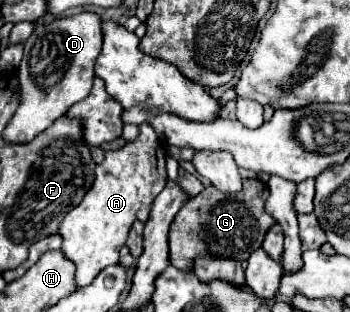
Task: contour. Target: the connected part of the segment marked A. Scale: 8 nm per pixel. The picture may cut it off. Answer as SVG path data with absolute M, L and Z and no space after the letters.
M149 123L139 125L139 137L121 149L105 151L103 163L95 167L95 183L85 199L65 215L59 227L63 237L61 251L77 267L77 287L89 285L95 275L119 261L119 249L129 237L129 229L135 221L147 221L153 199L167 181L165 169L165 143Z

